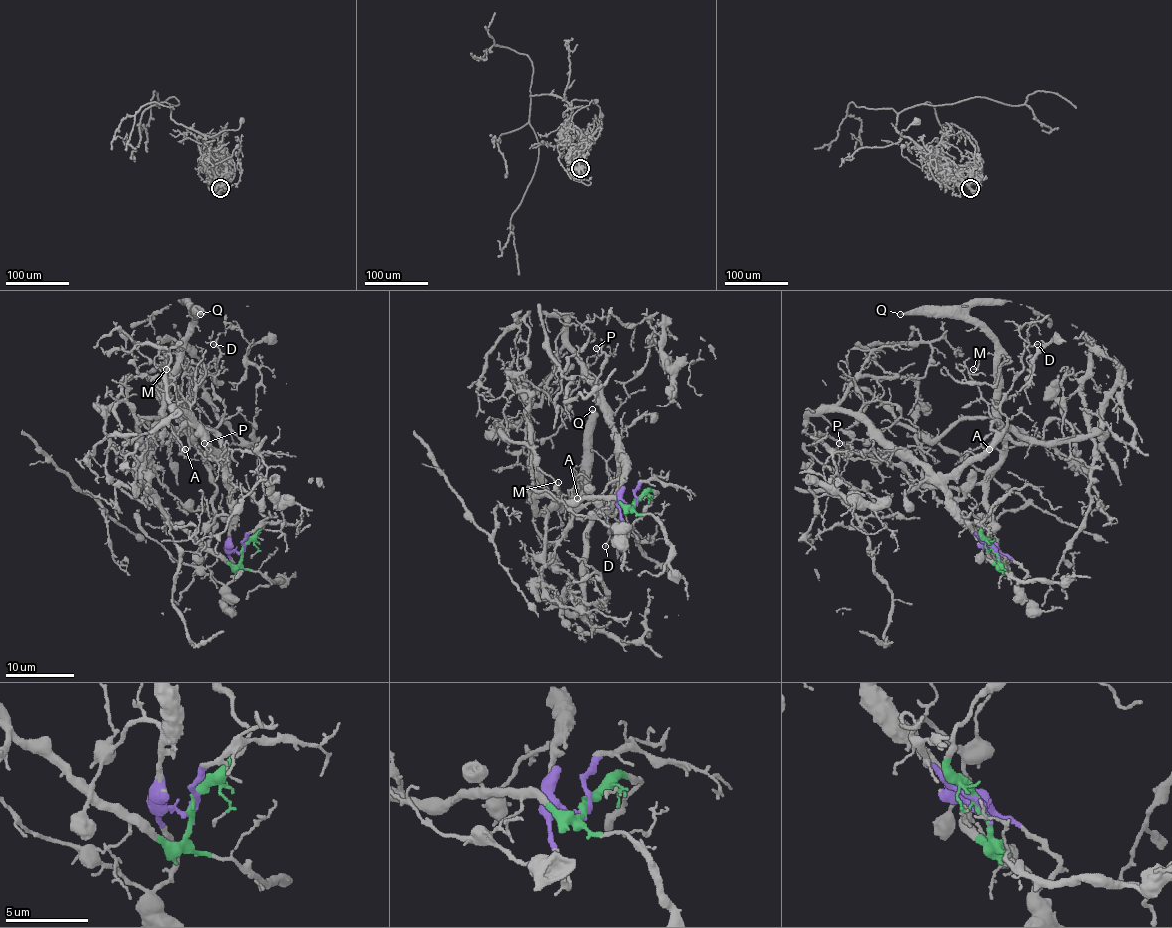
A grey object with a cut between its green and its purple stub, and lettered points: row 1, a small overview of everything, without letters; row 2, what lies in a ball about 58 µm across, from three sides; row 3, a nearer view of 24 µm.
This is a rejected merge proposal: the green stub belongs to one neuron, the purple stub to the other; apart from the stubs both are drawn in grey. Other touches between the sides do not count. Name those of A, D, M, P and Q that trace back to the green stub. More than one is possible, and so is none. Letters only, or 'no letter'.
M, Q

